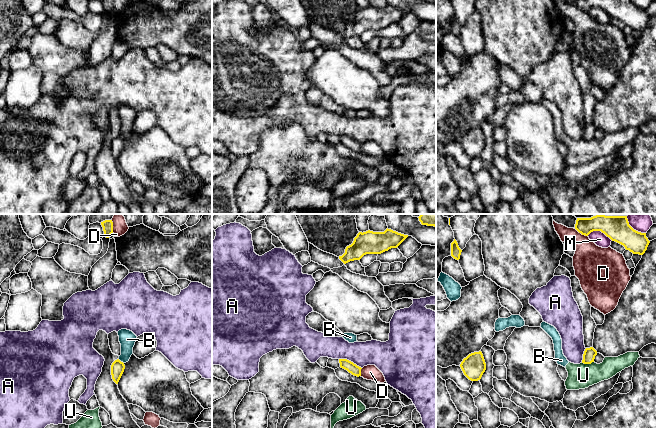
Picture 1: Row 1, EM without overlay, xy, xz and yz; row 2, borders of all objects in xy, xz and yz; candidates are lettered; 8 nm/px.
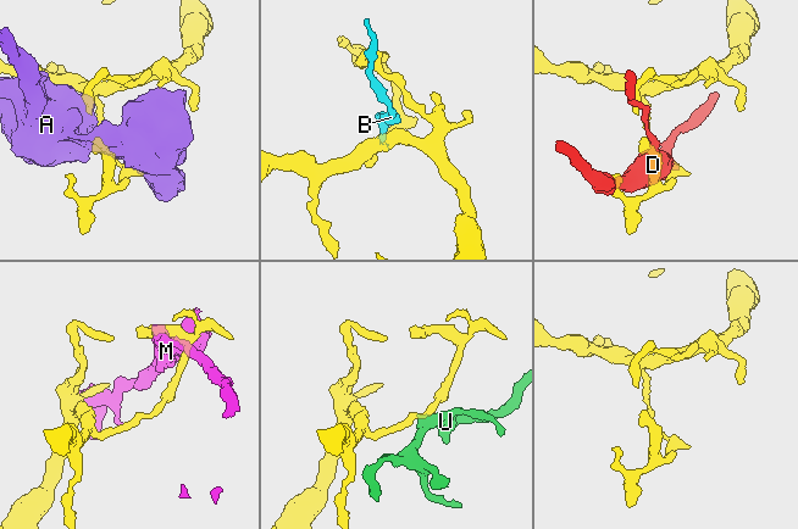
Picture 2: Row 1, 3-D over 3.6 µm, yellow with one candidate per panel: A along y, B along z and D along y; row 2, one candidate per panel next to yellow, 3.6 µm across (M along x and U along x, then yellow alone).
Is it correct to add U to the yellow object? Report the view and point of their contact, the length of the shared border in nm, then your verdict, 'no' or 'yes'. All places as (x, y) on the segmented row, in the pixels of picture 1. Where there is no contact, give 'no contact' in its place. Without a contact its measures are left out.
yz (587, 363) | 100 nm | no

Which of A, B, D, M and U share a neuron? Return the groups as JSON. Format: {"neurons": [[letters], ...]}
{"neurons": [["A"], ["B", "U"], ["D"], ["M"]]}

